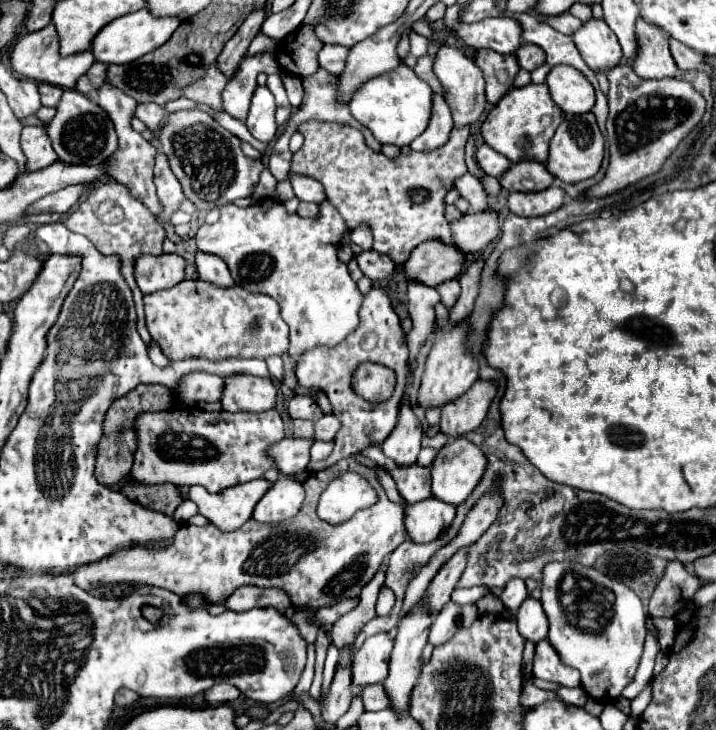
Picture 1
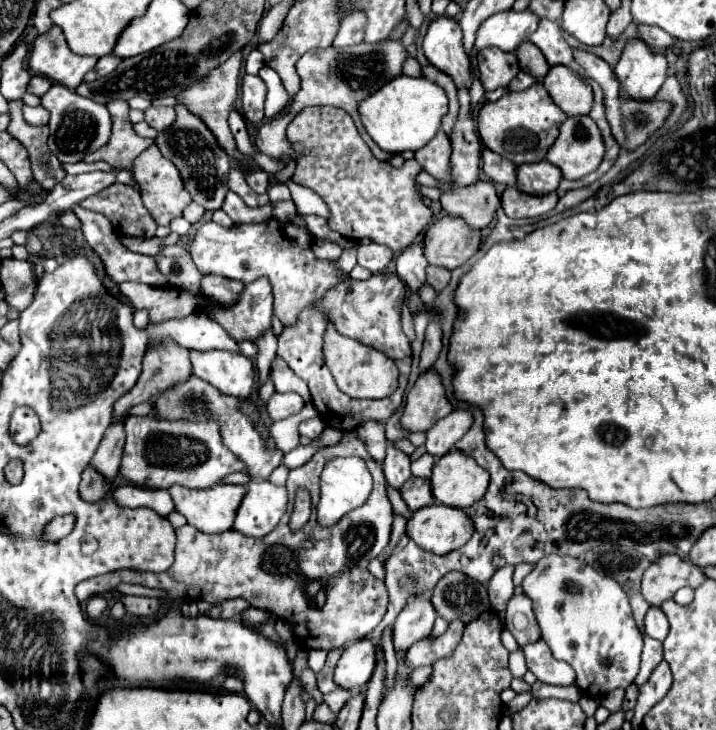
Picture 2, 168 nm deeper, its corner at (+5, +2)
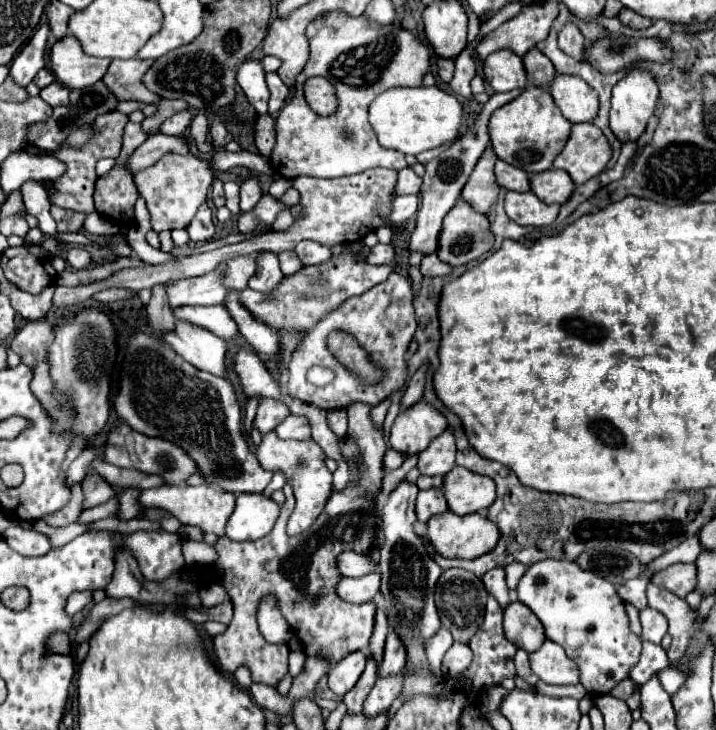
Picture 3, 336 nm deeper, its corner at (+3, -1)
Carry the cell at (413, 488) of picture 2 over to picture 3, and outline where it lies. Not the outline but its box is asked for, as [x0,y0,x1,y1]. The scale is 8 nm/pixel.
[416,487,448,523]

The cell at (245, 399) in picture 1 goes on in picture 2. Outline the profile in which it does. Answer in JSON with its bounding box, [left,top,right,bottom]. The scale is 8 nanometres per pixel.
[190,350,254,398]

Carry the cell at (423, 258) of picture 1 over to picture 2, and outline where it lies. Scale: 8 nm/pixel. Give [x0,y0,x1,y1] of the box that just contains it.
[424,216,480,270]

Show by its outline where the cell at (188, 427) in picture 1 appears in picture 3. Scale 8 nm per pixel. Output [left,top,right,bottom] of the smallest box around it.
[104,421,198,485]

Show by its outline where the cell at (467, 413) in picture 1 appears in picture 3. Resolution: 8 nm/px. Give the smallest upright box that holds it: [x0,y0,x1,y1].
[418,429,454,475]

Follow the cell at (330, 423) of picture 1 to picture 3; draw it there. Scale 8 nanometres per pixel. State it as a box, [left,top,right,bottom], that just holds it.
[276,415,310,441]

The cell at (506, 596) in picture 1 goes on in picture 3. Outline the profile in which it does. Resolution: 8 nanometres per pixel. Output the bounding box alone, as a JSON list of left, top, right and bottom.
[482,567,510,609]

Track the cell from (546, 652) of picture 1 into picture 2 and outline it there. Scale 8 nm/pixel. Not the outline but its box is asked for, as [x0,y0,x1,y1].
[522,640,574,686]

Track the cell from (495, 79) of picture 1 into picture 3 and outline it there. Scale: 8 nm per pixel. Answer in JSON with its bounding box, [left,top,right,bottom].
[482,49,526,91]

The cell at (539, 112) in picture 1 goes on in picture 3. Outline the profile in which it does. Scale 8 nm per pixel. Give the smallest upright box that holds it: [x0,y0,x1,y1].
[488,87,572,173]

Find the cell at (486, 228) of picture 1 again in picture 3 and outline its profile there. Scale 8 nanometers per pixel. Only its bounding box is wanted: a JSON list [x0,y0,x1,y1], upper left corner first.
[460,147,500,213]

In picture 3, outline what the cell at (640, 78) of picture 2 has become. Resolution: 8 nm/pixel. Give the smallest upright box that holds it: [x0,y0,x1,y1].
[610,69,658,141]

